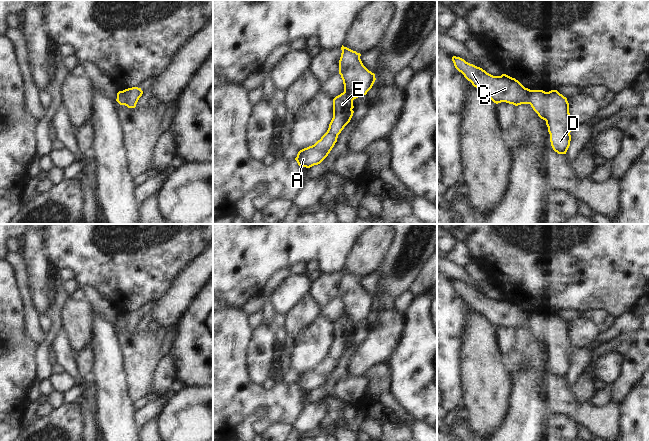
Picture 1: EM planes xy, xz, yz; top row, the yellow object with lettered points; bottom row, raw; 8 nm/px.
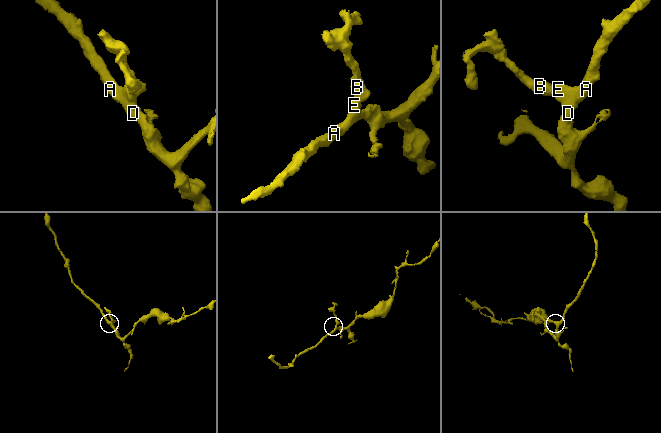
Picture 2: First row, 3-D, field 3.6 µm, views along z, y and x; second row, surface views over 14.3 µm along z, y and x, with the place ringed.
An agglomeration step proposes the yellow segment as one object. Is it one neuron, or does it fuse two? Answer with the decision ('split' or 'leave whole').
split

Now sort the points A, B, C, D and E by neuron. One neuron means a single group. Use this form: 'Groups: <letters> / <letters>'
Groups: A D E / B C.

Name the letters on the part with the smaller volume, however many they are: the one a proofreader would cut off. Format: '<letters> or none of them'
B, C

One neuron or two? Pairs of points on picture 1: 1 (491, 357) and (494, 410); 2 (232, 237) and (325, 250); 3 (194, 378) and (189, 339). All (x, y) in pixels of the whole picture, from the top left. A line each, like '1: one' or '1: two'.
1: one
2: one
3: one

